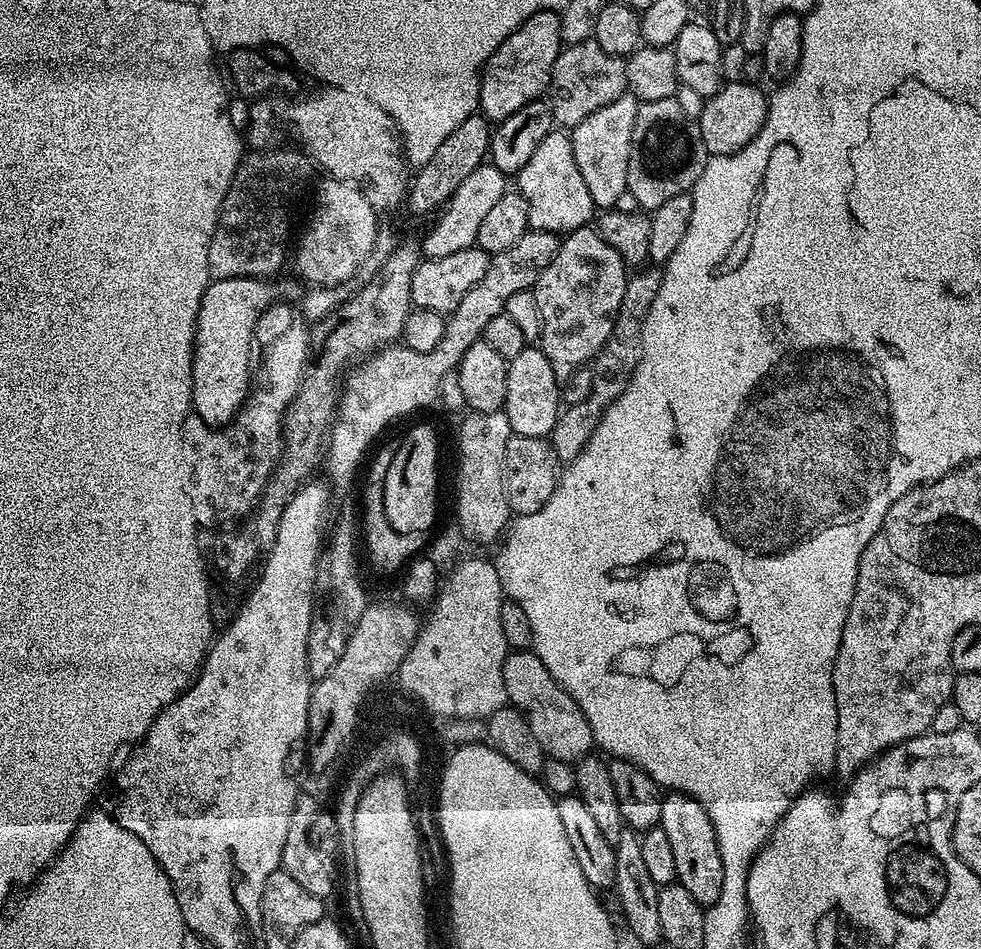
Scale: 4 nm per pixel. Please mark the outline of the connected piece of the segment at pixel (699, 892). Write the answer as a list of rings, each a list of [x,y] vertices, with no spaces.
[[[669,791],[662,799],[658,827],[666,830],[666,838],[670,838],[677,881],[686,886],[686,890],[690,890],[690,895],[699,904],[713,904],[718,894],[722,894],[724,858],[718,854],[718,838],[714,834],[710,814],[702,806],[702,802],[687,796],[685,792]]]

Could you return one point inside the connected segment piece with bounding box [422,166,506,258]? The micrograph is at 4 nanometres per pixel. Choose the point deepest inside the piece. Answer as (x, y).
(456, 229)

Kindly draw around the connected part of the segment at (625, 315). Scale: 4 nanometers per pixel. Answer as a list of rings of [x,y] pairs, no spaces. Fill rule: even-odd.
[[[648,266],[637,274],[629,275],[626,294],[622,294],[622,306],[618,306],[618,314],[614,322],[612,337],[602,346],[596,359],[591,361],[590,370],[594,374],[594,386],[590,386],[590,398],[581,404],[572,402],[565,407],[556,419],[556,425],[550,437],[556,455],[561,461],[571,462],[586,446],[586,442],[594,434],[598,422],[604,417],[604,411],[626,390],[630,378],[640,361],[640,339],[642,326],[646,322],[646,314],[650,314],[650,306],[654,298],[658,298],[661,269]],[[650,267],[650,268],[648,268]],[[648,268],[648,269],[647,269]]]

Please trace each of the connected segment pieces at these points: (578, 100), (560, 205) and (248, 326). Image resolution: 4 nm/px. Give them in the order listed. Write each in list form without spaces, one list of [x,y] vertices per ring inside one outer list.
[[[595,38],[561,47],[554,62],[552,78],[546,91],[546,100],[552,110],[552,119],[561,129],[571,130],[594,110],[610,106],[614,98],[622,98],[628,92],[626,60],[623,56],[606,54]]]
[[[553,130],[546,138],[542,138],[538,150],[534,150],[533,156],[530,157],[530,162],[526,162],[526,166],[522,166],[518,173],[519,180],[518,191],[524,195],[528,203],[528,227],[531,231],[567,234],[593,223],[598,209],[590,198],[590,190],[586,190],[586,182],[582,182],[578,162],[574,162],[572,137],[567,131]]]
[[[254,276],[228,277],[225,280],[213,279],[202,294],[200,309],[196,315],[196,337],[192,343],[192,401],[204,423],[216,427],[223,421],[231,422],[236,412],[243,406],[250,391],[250,360],[248,351],[254,348],[253,332],[259,316],[277,303],[278,290],[270,286],[267,279]]]

